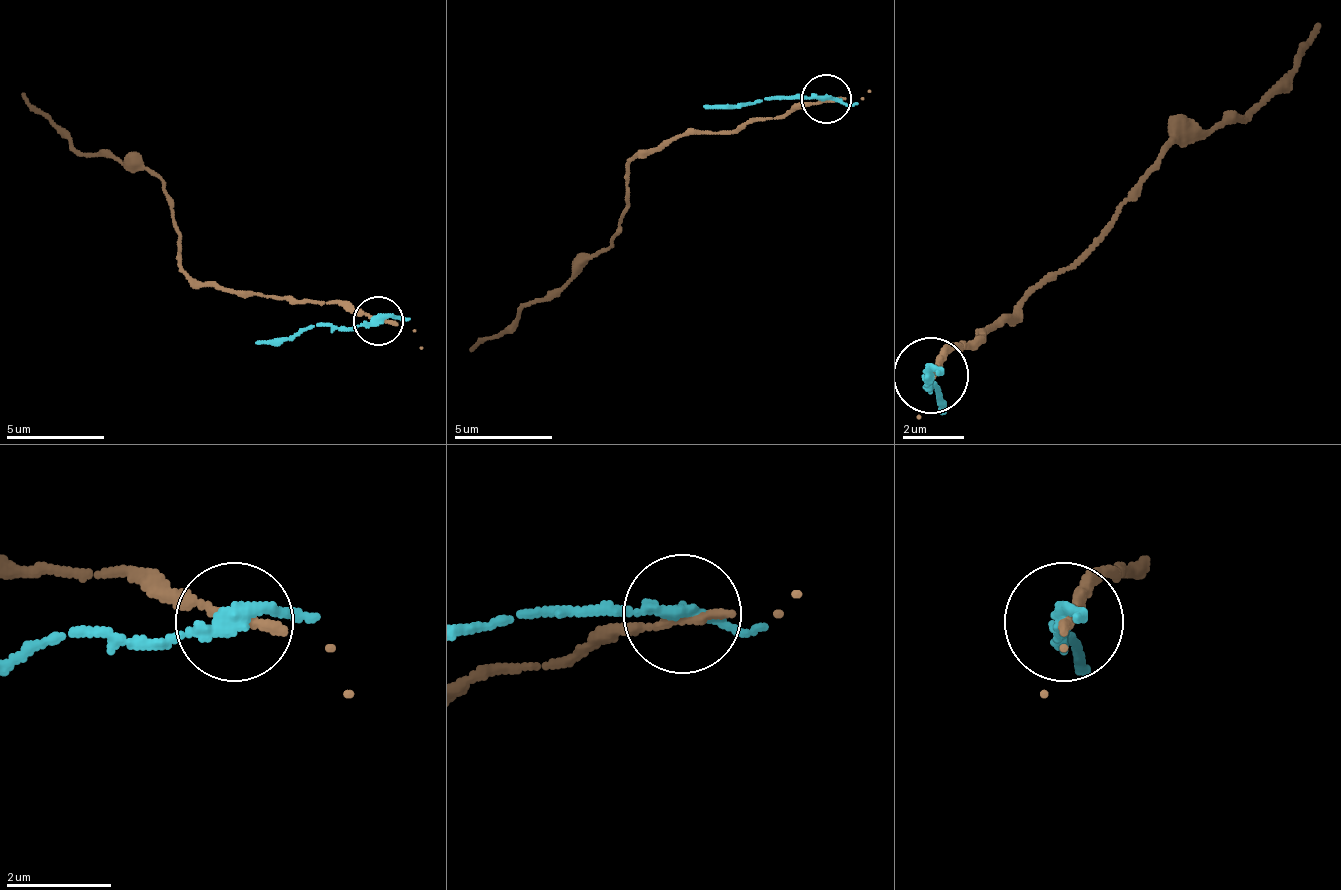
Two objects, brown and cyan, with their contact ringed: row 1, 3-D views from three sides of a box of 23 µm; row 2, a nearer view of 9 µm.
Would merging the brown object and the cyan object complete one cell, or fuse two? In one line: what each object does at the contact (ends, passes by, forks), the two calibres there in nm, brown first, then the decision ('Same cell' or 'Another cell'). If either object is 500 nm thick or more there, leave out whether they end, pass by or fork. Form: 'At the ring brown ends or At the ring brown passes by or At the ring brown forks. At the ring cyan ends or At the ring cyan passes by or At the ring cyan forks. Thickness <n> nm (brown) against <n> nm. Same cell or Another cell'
At the ring brown ends. At the ring cyan passes by. Thickness 200 nm (brown) against 240 nm. Another cell

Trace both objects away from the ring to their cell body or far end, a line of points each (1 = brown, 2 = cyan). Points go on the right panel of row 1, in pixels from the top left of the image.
1: (936, 373), (936, 365), (1004, 320), (1157, 160), (1225, 121), (1240, 121), (1317, 22)
2: (928, 373), (928, 388), (928, 381), (943, 411)

